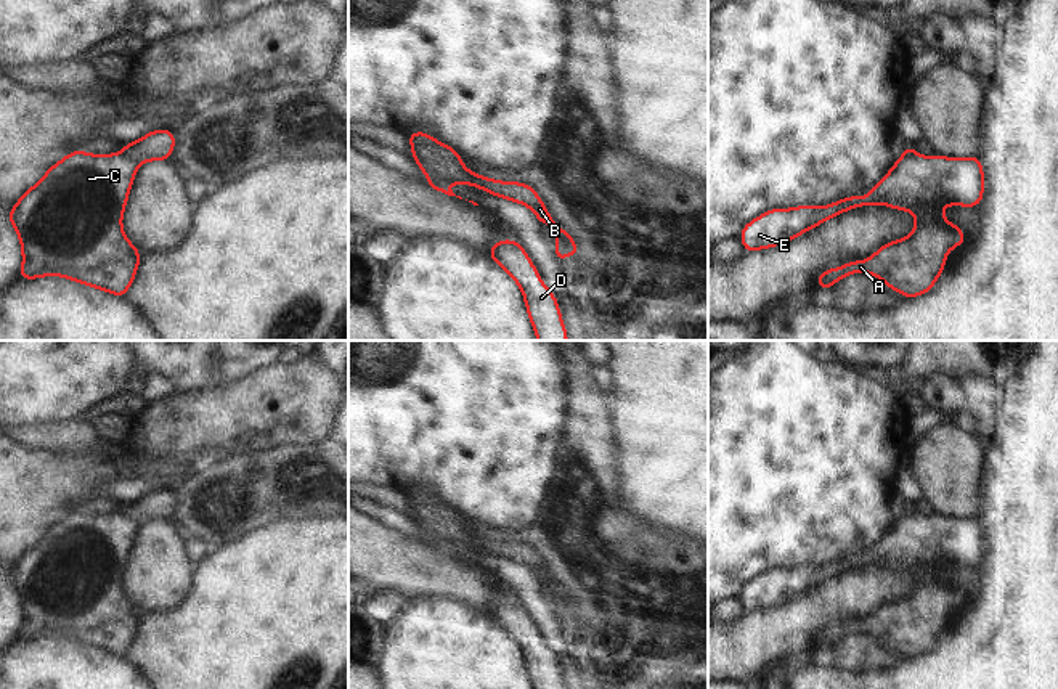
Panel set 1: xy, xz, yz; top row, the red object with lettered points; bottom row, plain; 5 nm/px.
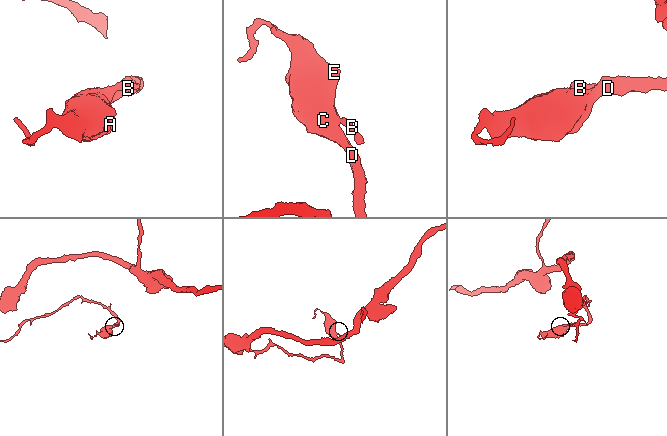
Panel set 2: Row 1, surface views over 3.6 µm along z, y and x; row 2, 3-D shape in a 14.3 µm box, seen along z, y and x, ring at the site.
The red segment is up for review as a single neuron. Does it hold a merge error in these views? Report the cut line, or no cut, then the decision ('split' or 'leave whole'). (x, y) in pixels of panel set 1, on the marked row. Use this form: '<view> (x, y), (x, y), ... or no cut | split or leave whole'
xy (121, 153), (135, 167) | split

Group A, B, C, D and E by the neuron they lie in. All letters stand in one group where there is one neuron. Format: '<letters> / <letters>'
A C D E / B

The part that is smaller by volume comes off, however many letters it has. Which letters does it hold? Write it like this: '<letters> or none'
B

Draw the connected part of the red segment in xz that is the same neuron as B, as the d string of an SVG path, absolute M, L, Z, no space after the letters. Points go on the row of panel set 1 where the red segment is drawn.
M478 177L480 186L491 196L499 196L503 199L511 199L517 204L523 204L531 209L538 218L538 223L549 225L555 233L555 249L554 257L562 262L568 255L578 255L580 249L573 238L551 217L543 199L538 193L527 183L519 181L501 181L494 178Z

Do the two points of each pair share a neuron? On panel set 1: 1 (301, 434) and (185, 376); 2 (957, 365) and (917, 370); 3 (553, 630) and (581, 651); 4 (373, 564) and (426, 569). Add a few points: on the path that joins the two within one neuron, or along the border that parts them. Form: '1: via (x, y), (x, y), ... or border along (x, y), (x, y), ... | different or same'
1: border along (215, 384), (175, 394) | different
2: via (948, 363), (927, 363) | same
3: border along (567, 646), (567, 651), (580, 667) | different
4: via (386, 564), (405, 564), (413, 569) | same

